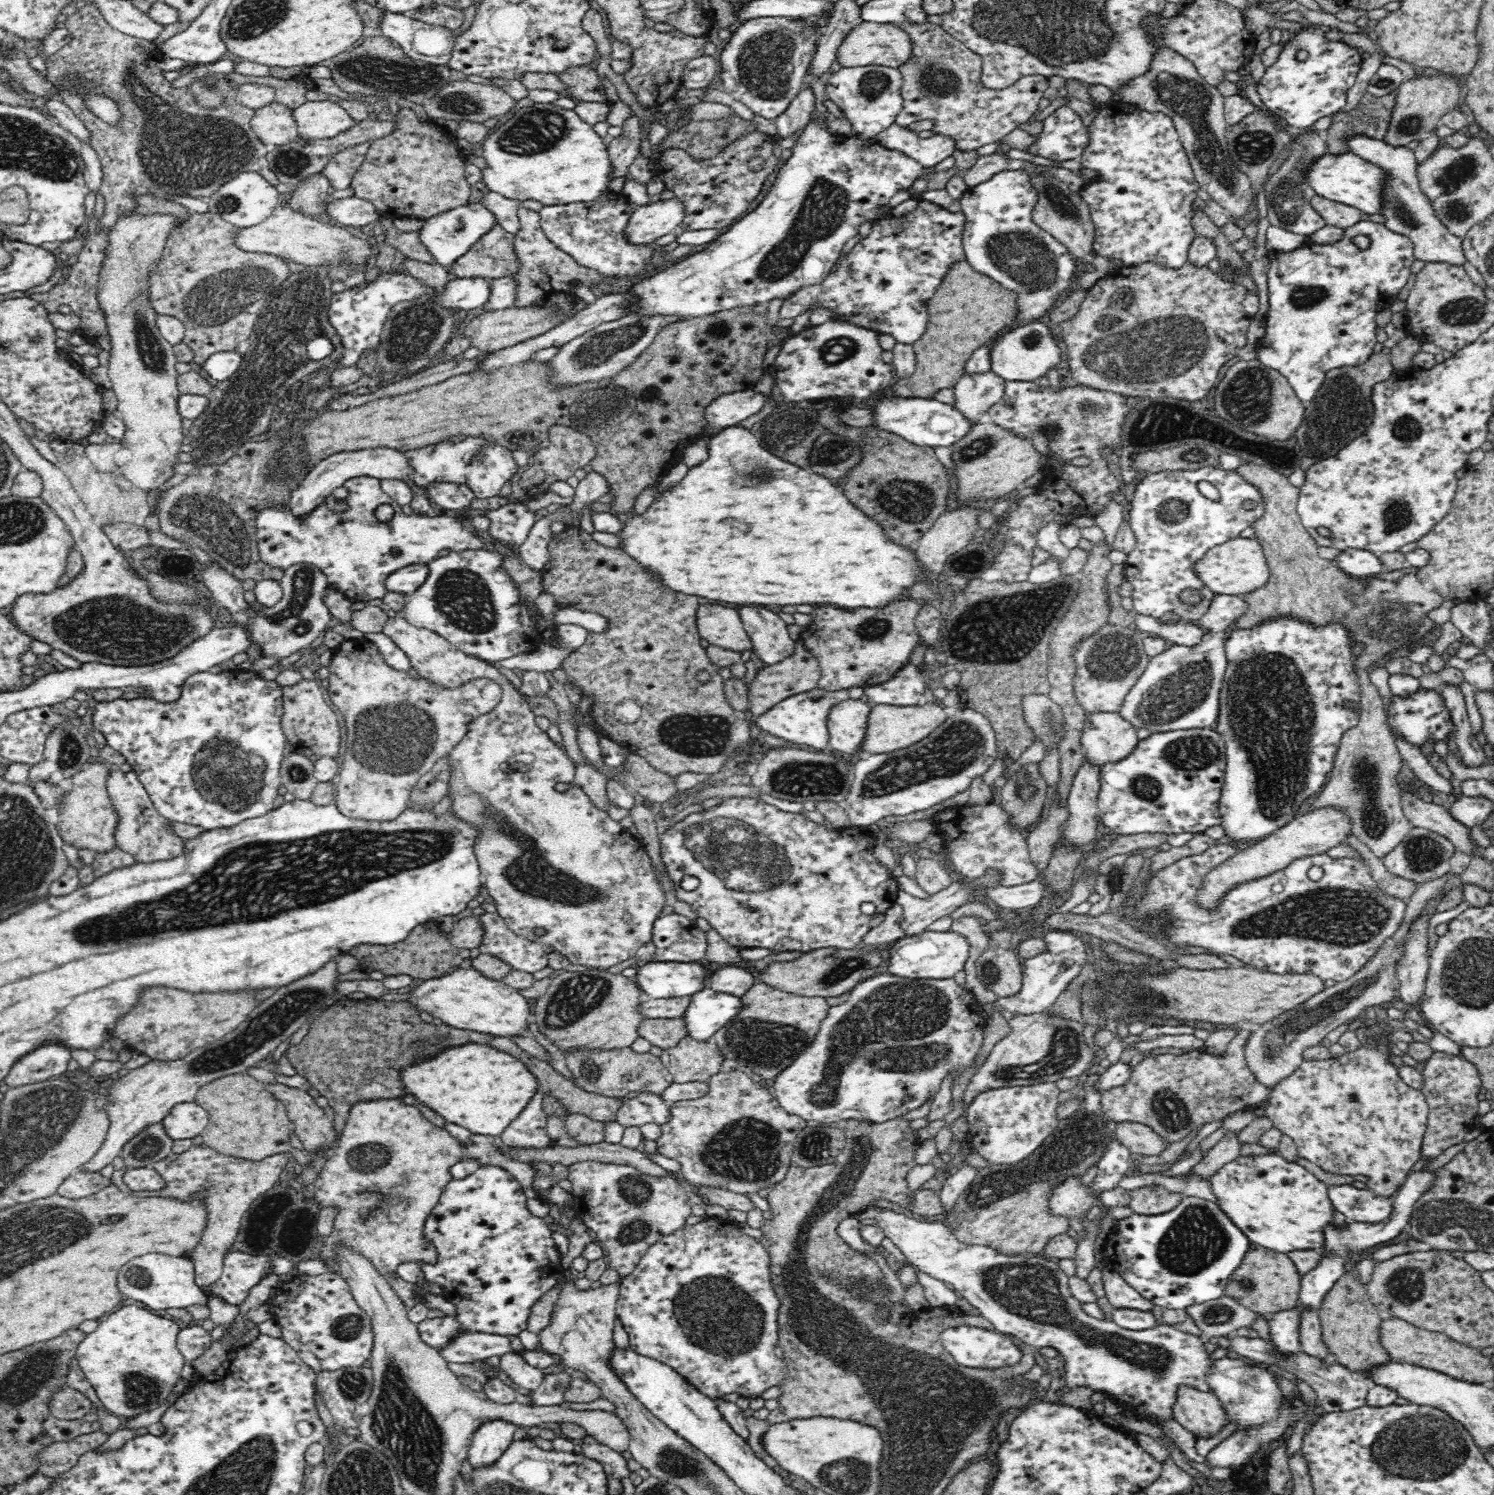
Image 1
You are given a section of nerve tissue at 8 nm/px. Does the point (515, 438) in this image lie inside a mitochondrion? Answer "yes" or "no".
no

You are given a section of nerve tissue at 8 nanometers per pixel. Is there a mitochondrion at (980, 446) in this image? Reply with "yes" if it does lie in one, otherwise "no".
yes

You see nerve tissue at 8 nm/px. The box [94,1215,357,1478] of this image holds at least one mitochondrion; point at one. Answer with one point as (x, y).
(140, 1390)

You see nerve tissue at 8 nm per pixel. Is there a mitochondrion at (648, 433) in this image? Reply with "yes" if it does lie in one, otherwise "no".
no

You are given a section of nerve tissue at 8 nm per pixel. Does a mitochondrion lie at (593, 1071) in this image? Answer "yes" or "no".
yes

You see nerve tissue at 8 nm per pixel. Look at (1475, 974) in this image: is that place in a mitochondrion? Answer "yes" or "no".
yes

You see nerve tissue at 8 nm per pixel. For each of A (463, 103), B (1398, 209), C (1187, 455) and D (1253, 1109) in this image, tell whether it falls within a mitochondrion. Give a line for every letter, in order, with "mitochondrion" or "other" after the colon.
A: mitochondrion
B: mitochondrion
C: mitochondrion
D: other

